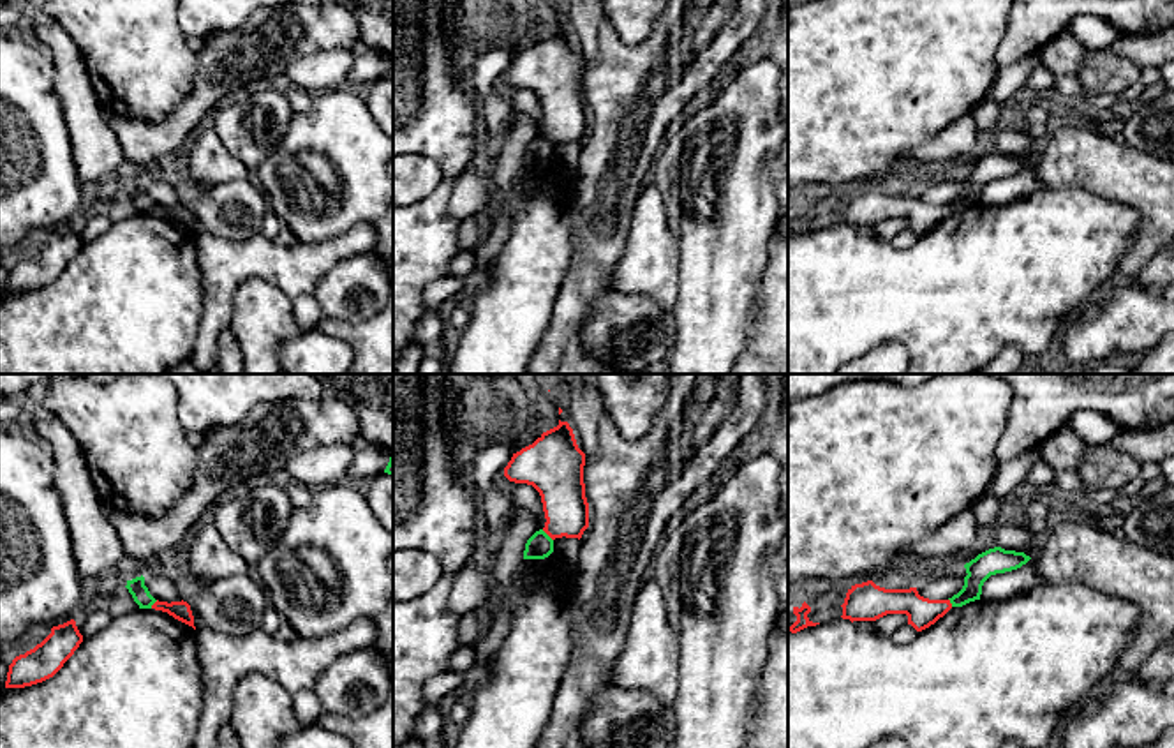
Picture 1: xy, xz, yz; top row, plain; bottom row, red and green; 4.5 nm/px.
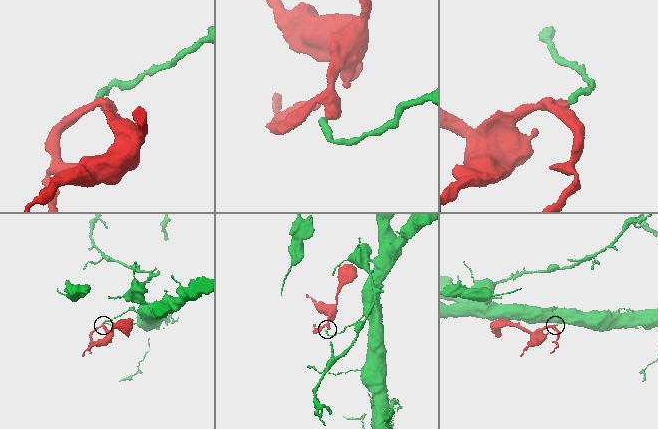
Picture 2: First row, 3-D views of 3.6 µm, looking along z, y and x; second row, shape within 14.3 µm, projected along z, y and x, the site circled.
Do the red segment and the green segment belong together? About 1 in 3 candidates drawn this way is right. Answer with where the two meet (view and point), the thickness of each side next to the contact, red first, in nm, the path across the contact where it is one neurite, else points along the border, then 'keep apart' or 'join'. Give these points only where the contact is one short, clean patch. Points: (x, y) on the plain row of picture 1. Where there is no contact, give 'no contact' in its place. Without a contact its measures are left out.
xz (547, 138) | 220/120 nm | along xz (542, 134), (552, 145) | keep apart

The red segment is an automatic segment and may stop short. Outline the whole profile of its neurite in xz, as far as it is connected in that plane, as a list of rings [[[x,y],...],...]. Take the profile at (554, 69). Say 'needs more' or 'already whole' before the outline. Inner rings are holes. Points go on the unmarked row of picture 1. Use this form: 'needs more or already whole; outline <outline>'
already whole; outline [[[568,26],[543,37],[532,49],[513,58],[504,81],[532,90],[543,108],[545,132],[552,143],[582,143],[589,132],[589,108],[583,88],[585,58],[578,53]]]

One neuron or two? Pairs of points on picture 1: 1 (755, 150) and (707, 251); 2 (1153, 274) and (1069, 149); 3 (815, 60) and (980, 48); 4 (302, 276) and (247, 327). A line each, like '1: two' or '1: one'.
1: one
2: two
3: one
4: two

